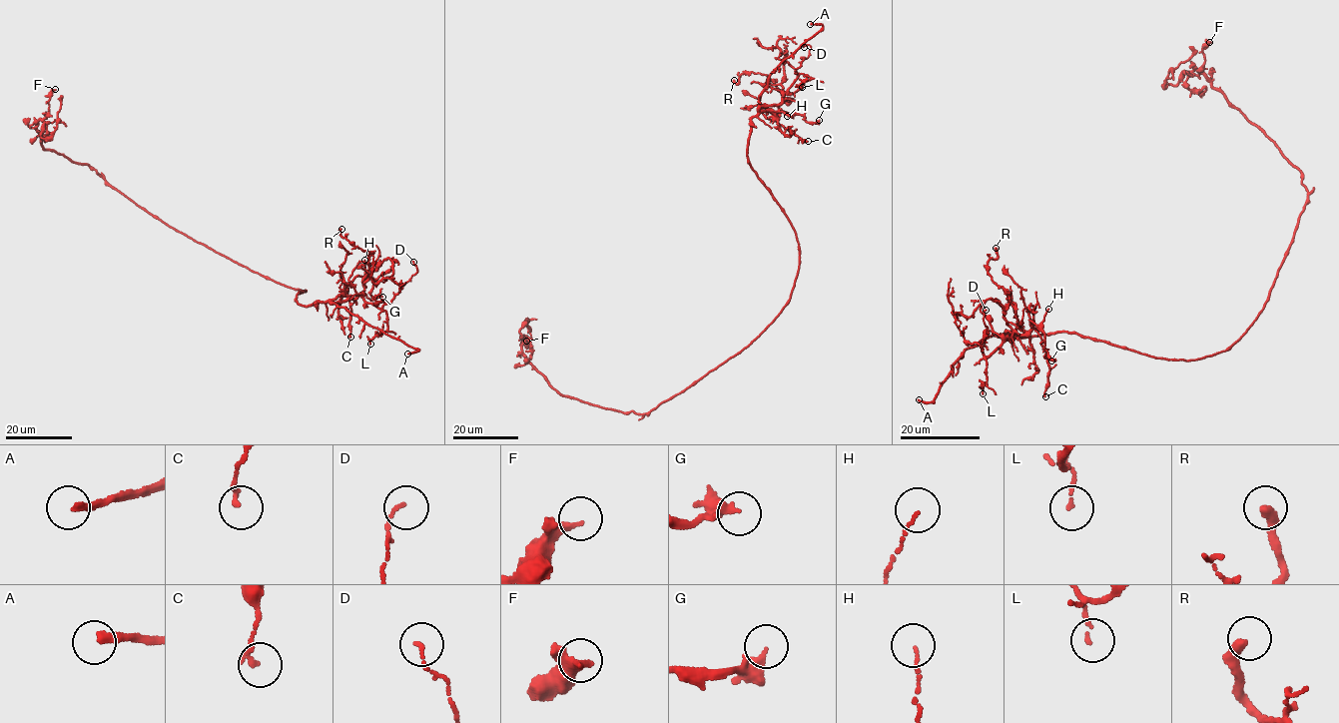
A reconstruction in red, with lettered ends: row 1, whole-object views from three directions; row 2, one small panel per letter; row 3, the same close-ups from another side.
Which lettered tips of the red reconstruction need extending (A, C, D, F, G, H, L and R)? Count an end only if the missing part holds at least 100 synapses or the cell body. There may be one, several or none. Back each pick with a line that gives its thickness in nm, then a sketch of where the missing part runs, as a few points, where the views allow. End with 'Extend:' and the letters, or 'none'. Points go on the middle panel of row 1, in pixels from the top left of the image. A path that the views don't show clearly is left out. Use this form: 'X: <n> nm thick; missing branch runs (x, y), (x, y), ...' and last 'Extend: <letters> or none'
A: 280 nm thick; missing branch runs (810, 24), (800, 27), (810, 36), (853, 40), (830, 32), (799, 40), (792, 46)
Extend: A

